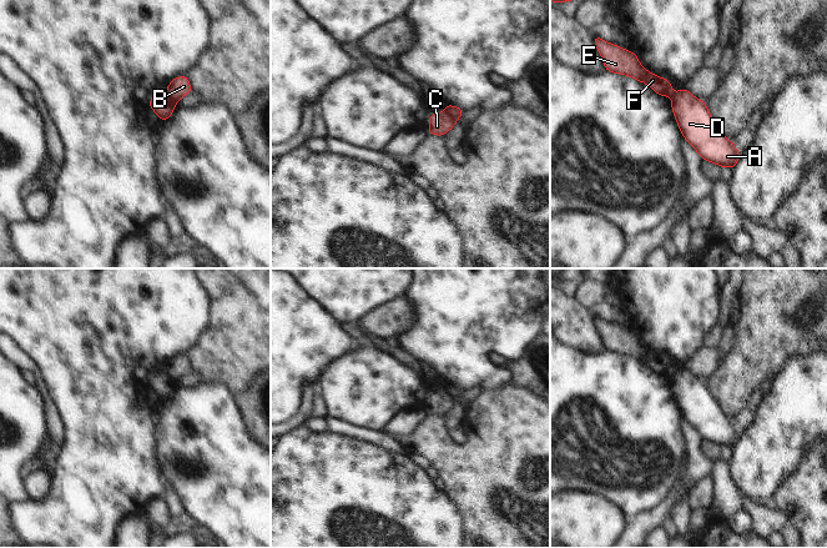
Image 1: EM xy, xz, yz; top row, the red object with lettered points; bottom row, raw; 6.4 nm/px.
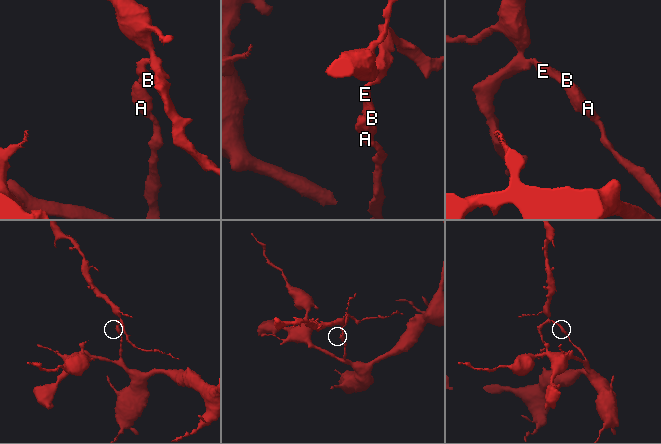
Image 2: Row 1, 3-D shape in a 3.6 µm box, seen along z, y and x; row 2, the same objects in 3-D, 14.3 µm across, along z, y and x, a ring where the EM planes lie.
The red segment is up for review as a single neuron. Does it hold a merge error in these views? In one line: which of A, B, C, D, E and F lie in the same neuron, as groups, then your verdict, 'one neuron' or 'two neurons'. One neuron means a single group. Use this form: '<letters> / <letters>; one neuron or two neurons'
A C D / B E F; two neurons

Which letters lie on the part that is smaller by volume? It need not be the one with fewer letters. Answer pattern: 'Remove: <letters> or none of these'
Remove: B, E, F.

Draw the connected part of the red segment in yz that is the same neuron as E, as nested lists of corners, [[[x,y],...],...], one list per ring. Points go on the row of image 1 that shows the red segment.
[[[592,36],[592,39],[606,71],[612,74],[622,74],[641,81],[650,86],[660,96],[676,96],[677,92],[670,90],[672,86],[670,80],[649,72],[639,62],[639,57],[631,50],[624,50],[619,45],[606,42],[600,36]]]

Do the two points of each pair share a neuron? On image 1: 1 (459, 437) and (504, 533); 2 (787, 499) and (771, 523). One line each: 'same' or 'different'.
1: different
2: different

